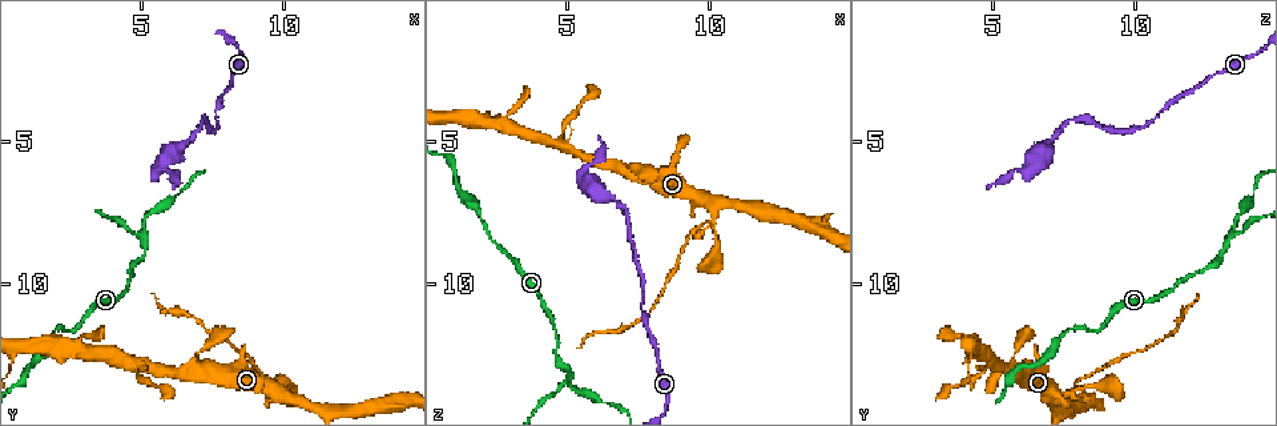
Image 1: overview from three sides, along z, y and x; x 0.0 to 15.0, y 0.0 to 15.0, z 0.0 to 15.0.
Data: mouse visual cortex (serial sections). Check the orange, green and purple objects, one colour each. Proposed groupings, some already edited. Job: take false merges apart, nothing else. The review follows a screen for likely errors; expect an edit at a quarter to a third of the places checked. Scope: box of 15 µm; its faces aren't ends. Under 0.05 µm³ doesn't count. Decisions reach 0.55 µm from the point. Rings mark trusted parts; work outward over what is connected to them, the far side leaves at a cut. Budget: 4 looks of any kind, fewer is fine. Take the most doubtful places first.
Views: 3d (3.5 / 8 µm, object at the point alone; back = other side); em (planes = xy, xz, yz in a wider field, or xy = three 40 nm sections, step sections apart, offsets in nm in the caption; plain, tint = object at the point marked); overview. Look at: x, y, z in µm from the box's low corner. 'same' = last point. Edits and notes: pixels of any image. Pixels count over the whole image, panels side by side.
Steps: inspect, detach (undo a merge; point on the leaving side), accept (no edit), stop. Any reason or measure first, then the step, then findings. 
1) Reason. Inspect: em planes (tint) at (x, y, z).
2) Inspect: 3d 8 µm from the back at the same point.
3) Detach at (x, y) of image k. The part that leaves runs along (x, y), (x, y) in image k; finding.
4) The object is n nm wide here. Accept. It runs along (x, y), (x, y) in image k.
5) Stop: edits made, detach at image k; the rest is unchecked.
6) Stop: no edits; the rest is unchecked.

Abrupt turn. Inspect: 3d 3.5 µm at (5.7, 5.7, 6.3).

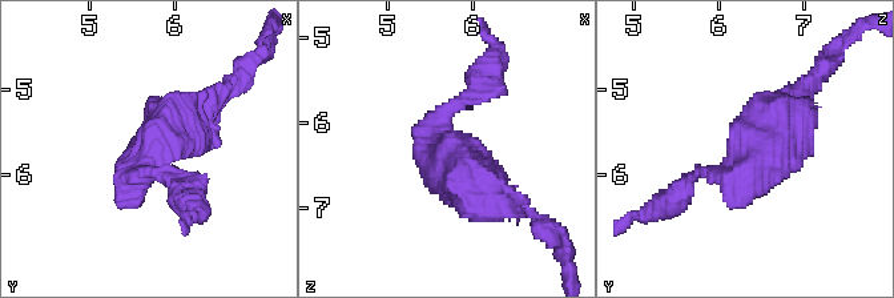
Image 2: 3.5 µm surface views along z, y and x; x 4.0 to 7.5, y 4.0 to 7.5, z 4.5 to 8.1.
Now the EM. Inspect: em xy step 5 (tint) at (5.75, 5.60, 6.35).

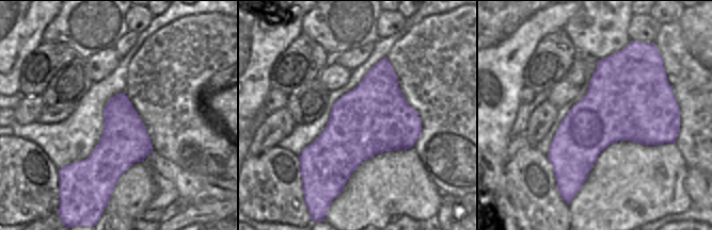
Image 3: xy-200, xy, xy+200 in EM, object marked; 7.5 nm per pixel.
Accept. It runs along (798, 107), (728, 172), (691, 180) in image 2; one cell here.

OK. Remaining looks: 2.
A narrow waist. Inspect: 3d 8 µm at (5.1, 8.3, 13.4).

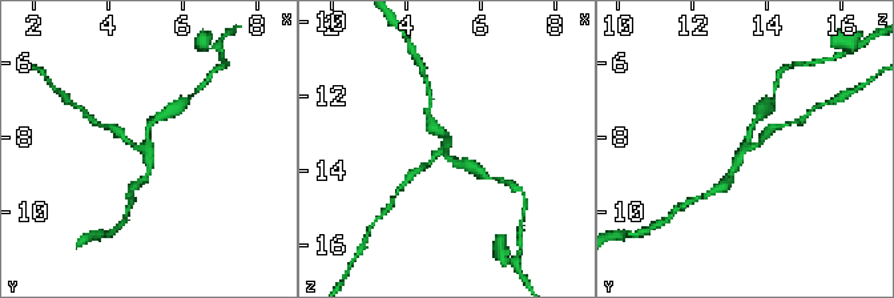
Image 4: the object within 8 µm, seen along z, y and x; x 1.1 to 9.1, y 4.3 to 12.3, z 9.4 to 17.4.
3 arms meet here; the arms are 150, 200, 200 nm wide. Inspect: em xy step 2 (tint) at (5.0, 8.2, 13.4).

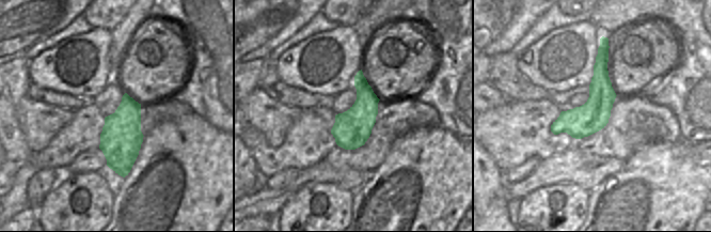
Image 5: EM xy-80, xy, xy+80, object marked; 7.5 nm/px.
Accept. It runs along (727, 180), (760, 116) in image 4; all the same cell.

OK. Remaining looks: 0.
Stop: no edits; the rest is unchecked.

